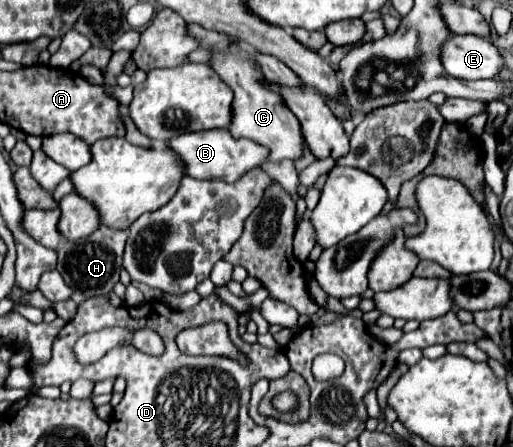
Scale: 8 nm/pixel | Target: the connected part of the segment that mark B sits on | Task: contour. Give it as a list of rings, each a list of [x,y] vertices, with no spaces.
[[[220,128],[220,130],[204,130],[204,132],[188,132],[184,136],[174,136],[168,142],[168,148],[176,152],[176,156],[182,162],[184,168],[184,176],[192,176],[198,180],[226,180],[226,182],[236,182],[244,172],[260,166],[266,156],[268,150],[252,140],[240,138],[234,140],[230,136],[228,130]]]

